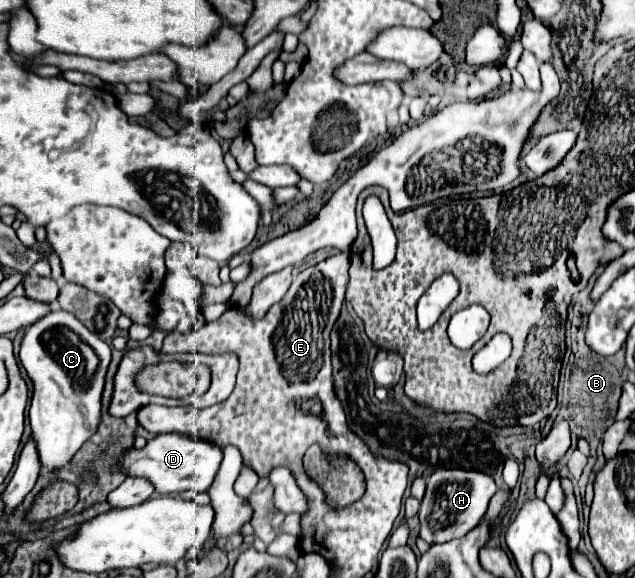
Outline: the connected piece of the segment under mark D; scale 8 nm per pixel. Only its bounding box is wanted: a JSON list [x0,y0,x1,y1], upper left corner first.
[119,434,223,494]

